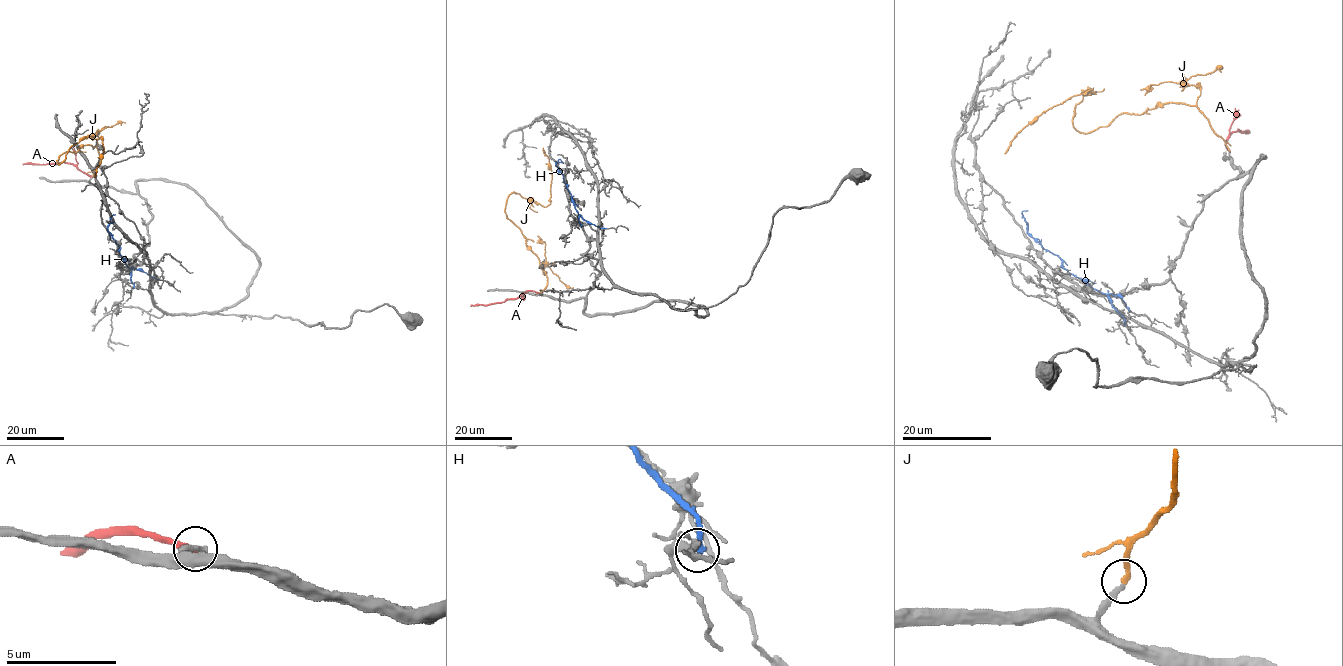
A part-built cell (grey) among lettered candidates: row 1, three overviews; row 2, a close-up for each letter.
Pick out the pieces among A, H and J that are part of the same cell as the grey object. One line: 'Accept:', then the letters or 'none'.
Accept: J

